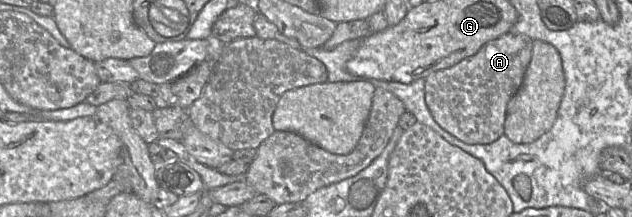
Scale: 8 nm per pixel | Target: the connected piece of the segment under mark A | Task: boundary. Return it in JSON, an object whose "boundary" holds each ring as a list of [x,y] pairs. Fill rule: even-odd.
{"boundary":[[[507,32],[474,55],[425,78],[425,102],[435,121],[467,144],[490,144],[504,135],[507,105],[521,87],[532,58],[533,40]]]}

